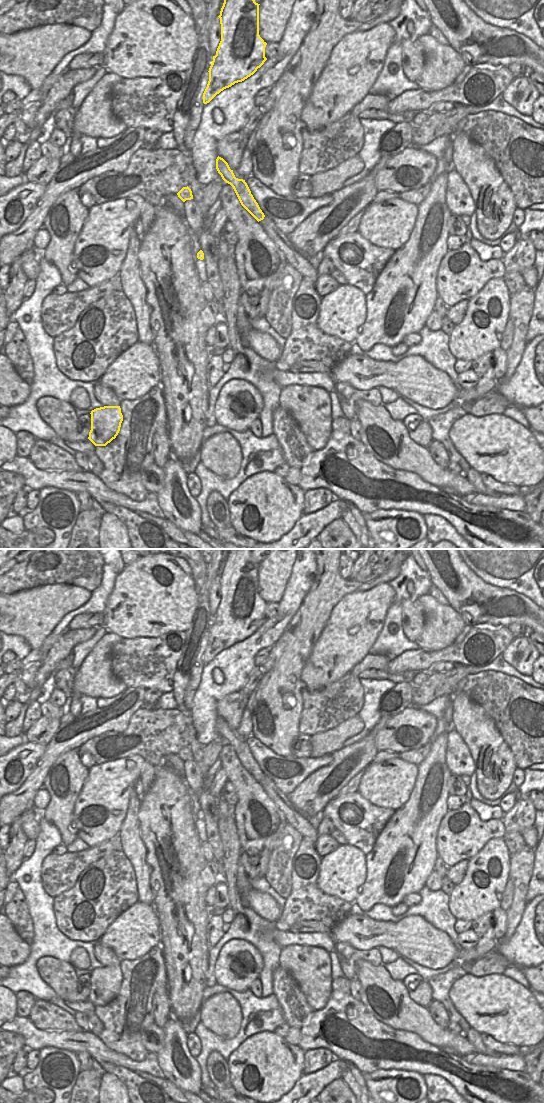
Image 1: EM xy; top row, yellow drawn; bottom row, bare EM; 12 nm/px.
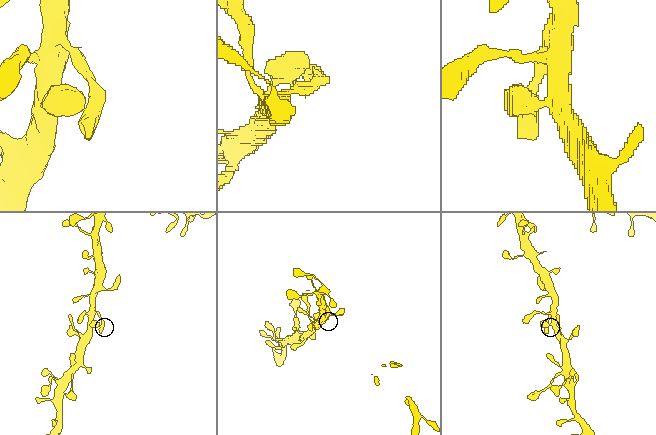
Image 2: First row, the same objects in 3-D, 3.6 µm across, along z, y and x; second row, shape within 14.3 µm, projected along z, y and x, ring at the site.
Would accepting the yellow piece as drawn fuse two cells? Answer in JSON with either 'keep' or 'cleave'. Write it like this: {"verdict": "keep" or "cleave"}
{"verdict": "keep"}

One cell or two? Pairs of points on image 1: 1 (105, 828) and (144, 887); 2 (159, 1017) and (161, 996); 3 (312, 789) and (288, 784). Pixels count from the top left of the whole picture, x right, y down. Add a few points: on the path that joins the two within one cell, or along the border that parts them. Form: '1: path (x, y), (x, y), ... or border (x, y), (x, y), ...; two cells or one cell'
1: border (127, 813), (118, 835); two cells
2: path (161, 1012), (161, 1001); one cell
3: border (315, 771), (305, 777), (287, 795); two cells

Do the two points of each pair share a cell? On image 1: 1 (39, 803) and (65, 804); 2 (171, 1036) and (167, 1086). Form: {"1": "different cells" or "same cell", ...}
{"1": "different cells", "2": "different cells"}

